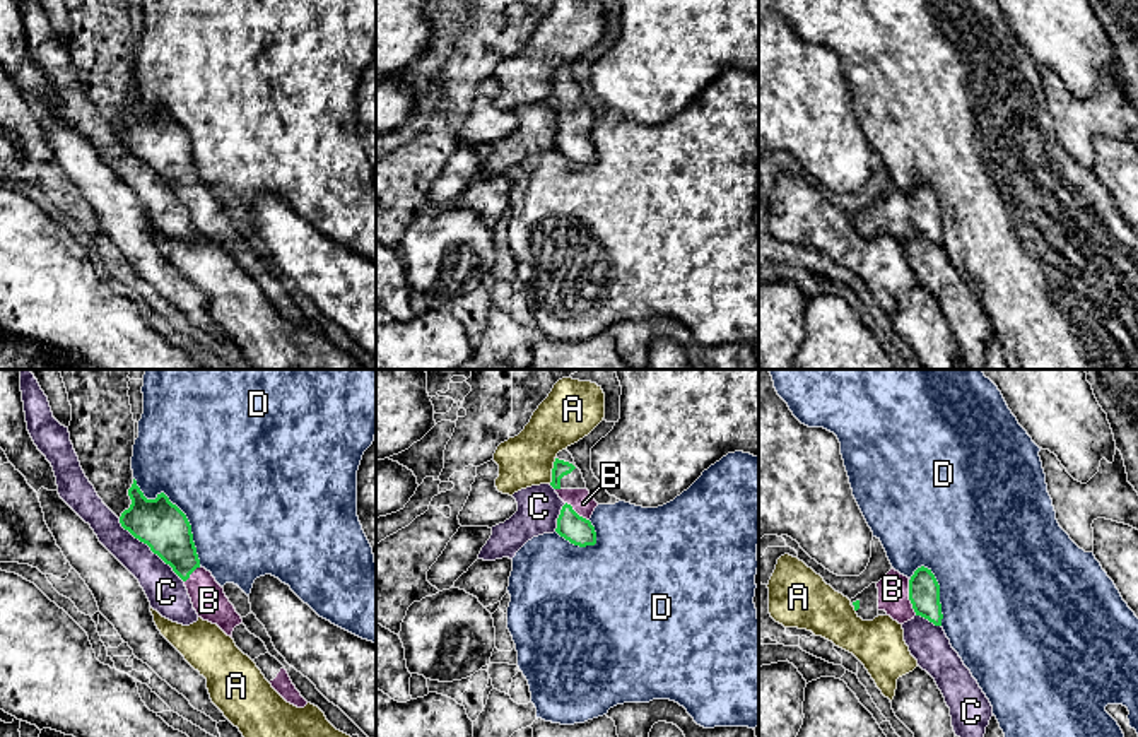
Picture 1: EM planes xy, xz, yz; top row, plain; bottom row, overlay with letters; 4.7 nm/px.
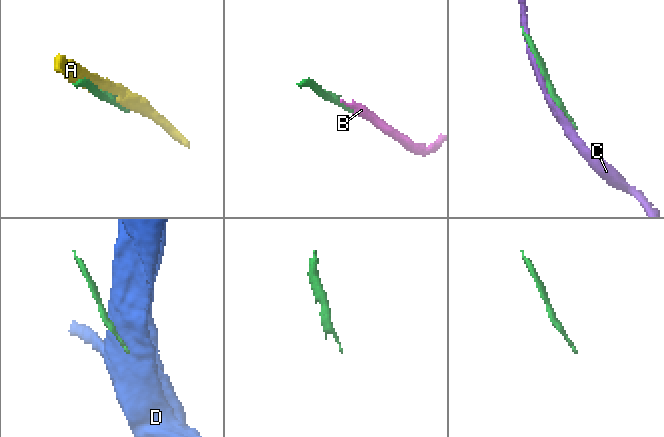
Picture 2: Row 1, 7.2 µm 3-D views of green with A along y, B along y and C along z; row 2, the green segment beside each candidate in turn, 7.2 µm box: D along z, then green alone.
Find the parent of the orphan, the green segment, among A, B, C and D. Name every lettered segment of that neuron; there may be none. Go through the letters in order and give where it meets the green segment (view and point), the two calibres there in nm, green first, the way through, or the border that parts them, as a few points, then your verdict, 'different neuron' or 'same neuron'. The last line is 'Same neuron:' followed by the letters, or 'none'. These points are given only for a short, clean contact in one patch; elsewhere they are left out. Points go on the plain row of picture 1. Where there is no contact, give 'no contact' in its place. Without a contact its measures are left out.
A: xz (552, 88) | 70/240 nm | different neuron
B: yz (909, 214) | 140/140 nm | same neuron
C: xy (151, 166) | 240/190 nm | different neuron
D: xy (181, 129) | 240/500 nm | different neuron
Same neuron: B

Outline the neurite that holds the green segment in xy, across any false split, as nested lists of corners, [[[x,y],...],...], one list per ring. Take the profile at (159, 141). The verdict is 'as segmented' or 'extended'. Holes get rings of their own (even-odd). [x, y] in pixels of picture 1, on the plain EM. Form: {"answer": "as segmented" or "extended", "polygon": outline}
{"answer": "extended", "polygon": [[[135,96],[128,113],[132,121],[120,133],[121,144],[147,161],[185,198],[198,234],[232,255],[243,236],[212,190],[200,183],[186,132],[164,109],[147,116]]]}

